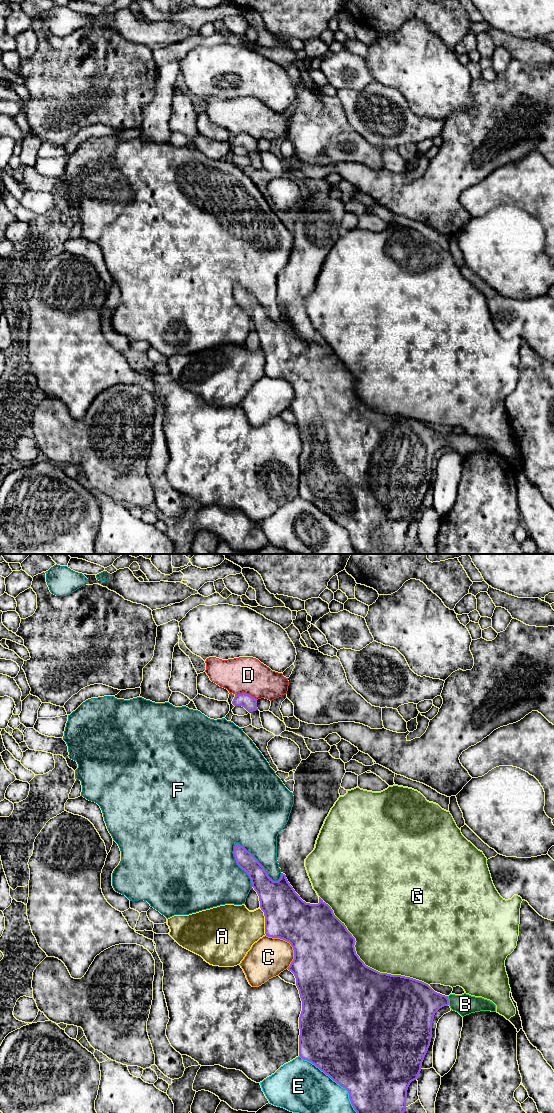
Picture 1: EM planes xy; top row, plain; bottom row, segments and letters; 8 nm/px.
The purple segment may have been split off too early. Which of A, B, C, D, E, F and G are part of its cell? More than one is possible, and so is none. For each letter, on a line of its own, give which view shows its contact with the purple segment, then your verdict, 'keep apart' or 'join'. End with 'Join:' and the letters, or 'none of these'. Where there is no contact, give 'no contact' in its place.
A: contact in xy; keep apart
B: contact in xy; join
C: contact in xy; keep apart
D: contact in xy; keep apart
E: contact in xy; keep apart
F: contact in xy; keep apart
G: contact in xy; keep apart
Join: B

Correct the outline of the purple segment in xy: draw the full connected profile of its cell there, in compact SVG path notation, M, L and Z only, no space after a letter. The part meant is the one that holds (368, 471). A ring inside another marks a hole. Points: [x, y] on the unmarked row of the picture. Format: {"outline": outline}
{"outline": "M236 283L233 291L237 305L244 310L251 319L252 327L257 332L260 341L260 348L265 356L265 374L268 377L280 378L291 384L294 390L294 399L290 406L287 408L291 411L296 418L296 426L299 430L300 438L302 441L302 451L299 457L299 496L311 502L333 521L345 528L349 533L349 539L354 550L357 554L402 554L406 548L407 530L410 523L418 519L421 511L422 502L430 486L432 478L432 463L435 453L444 446L450 446L451 450L458 452L462 457L471 453L480 451L496 452L496 445L482 437L475 437L469 434L449 436L442 435L435 432L428 424L401 415L391 415L387 413L380 413L364 404L355 391L355 378L347 370L344 363L342 363L333 353L331 347L326 344L320 337L318 344L310 344L303 341L300 336L295 332L293 327L288 322L286 315L281 314L278 321L273 321L265 311L264 307L258 300L247 291L239 283Z"}

